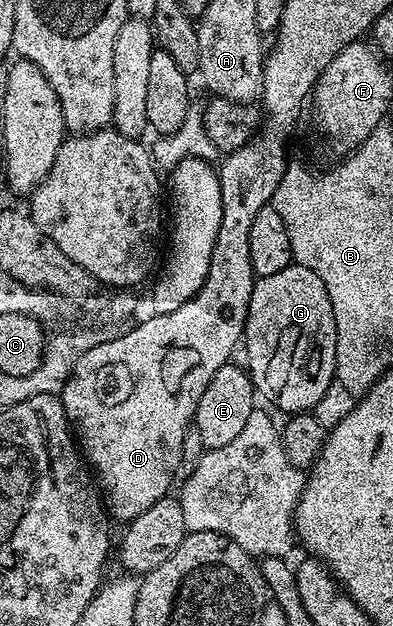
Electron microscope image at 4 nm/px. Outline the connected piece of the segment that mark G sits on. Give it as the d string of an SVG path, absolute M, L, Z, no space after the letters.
M291 264L282 271L277 271L274 275L266 275L265 277L256 277L252 283L252 294L250 295L250 307L246 315L246 323L244 324L244 335L242 338L242 353L248 356L246 360L246 368L252 384L259 396L264 397L268 401L273 401L278 408L284 412L284 415L295 415L297 413L306 413L312 411L315 405L330 387L333 378L336 375L336 324L334 323L334 311L330 307L330 295L326 295L326 287L322 287L322 279L318 279L318 275L314 275L314 271L310 271L306 267L298 264Z

